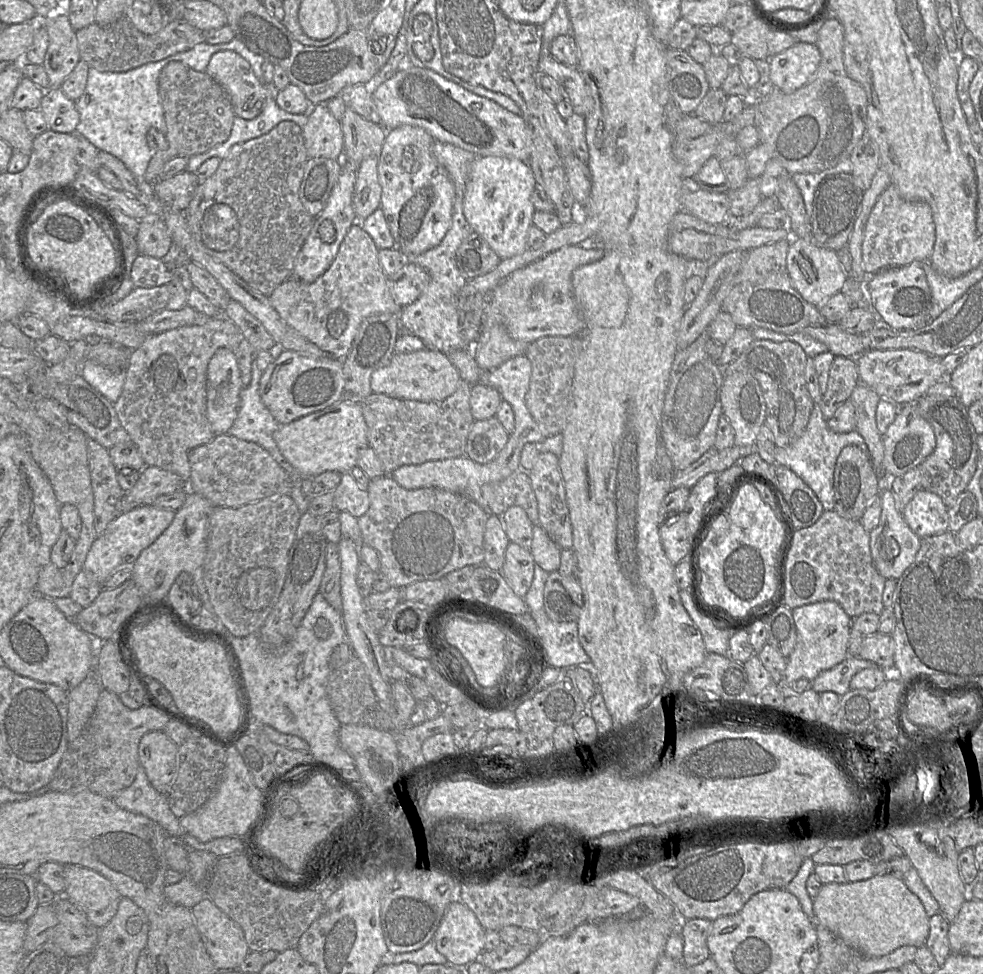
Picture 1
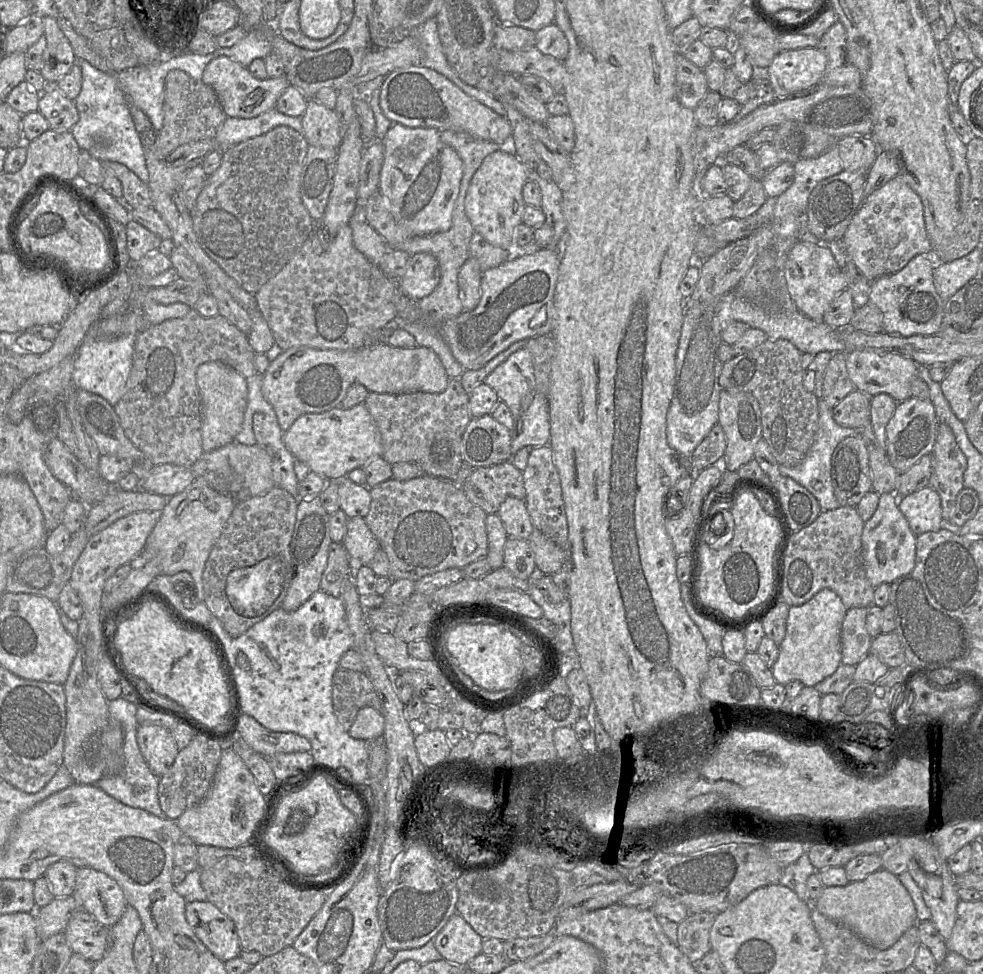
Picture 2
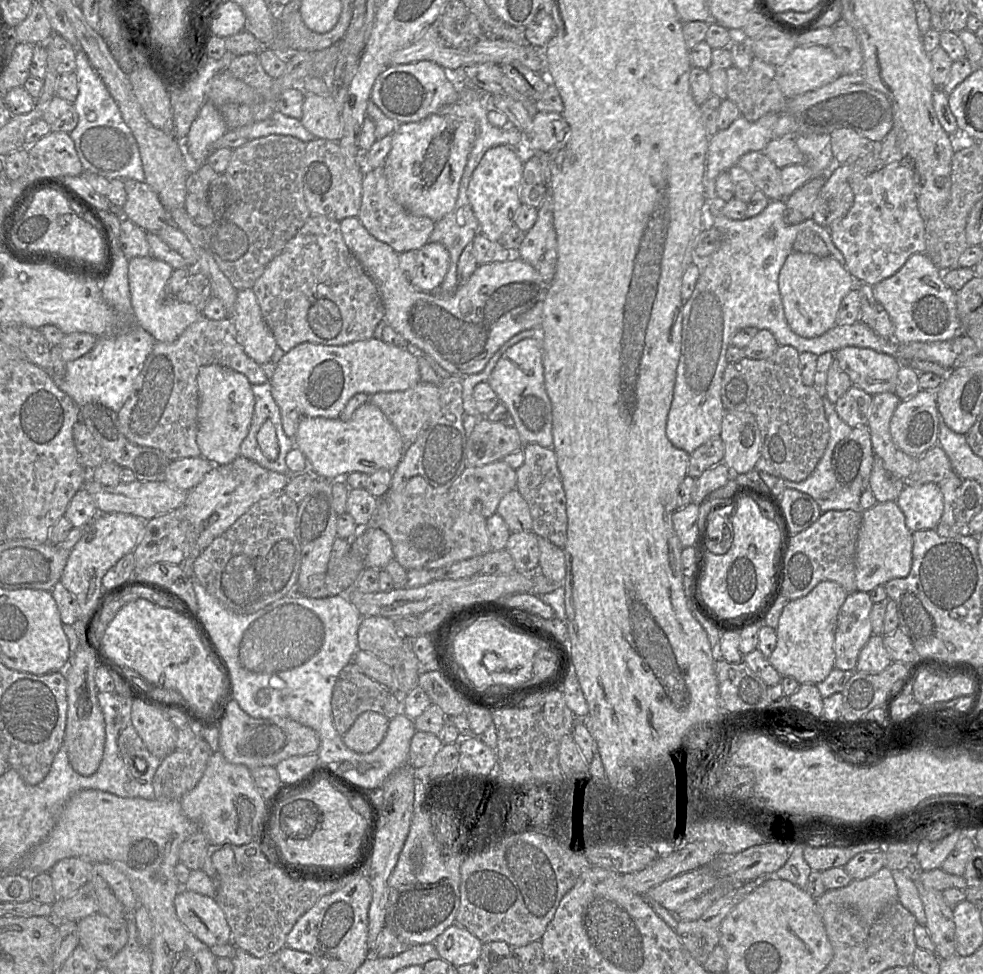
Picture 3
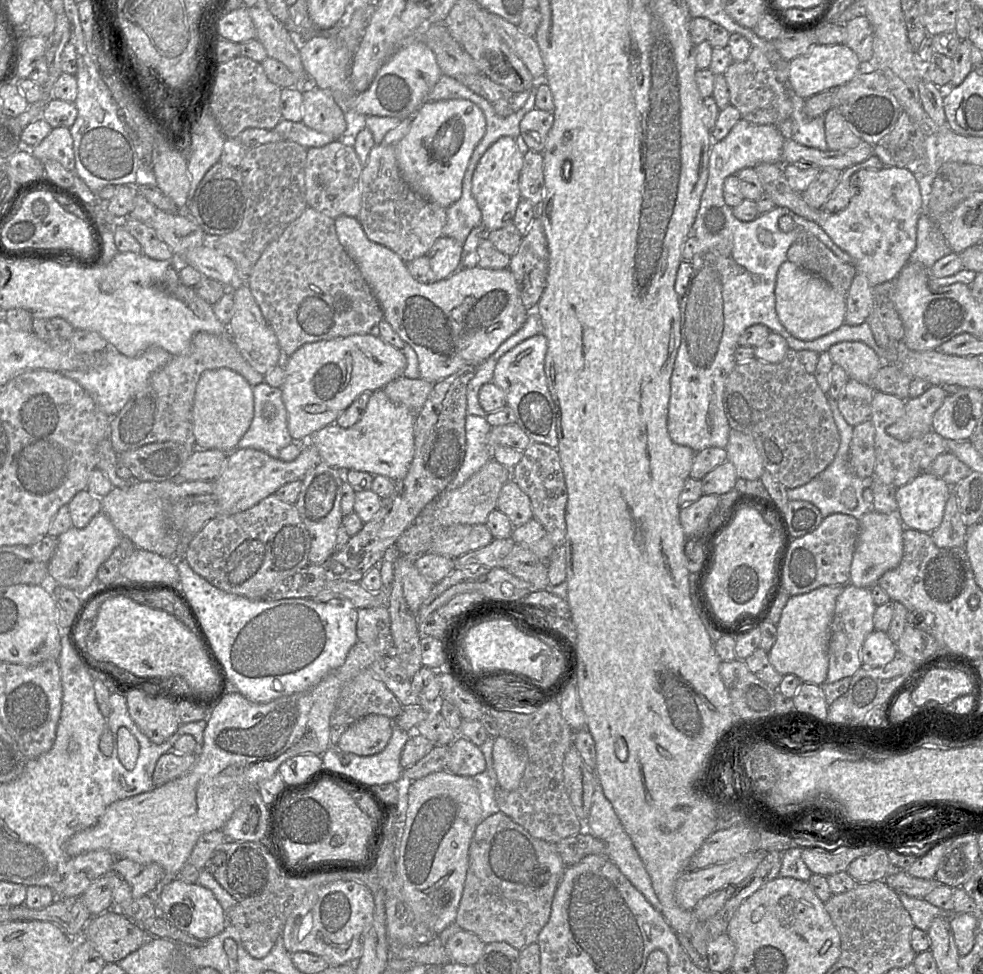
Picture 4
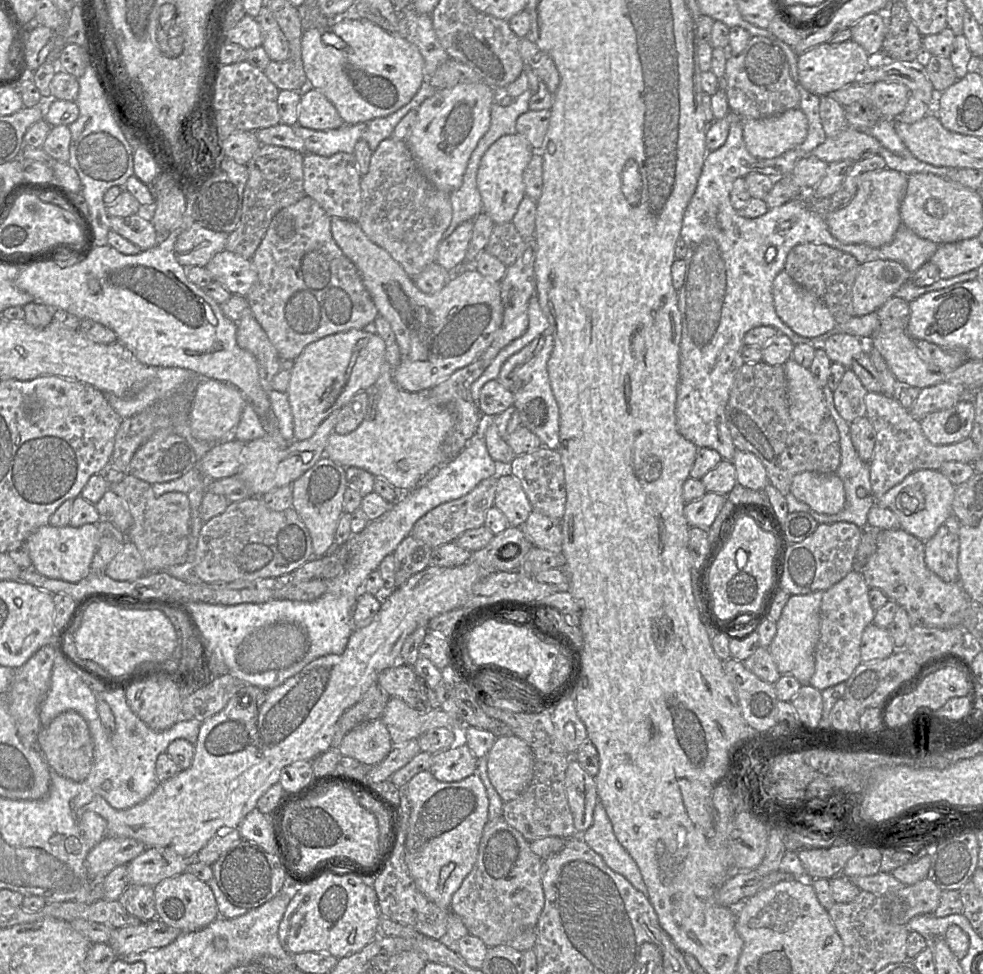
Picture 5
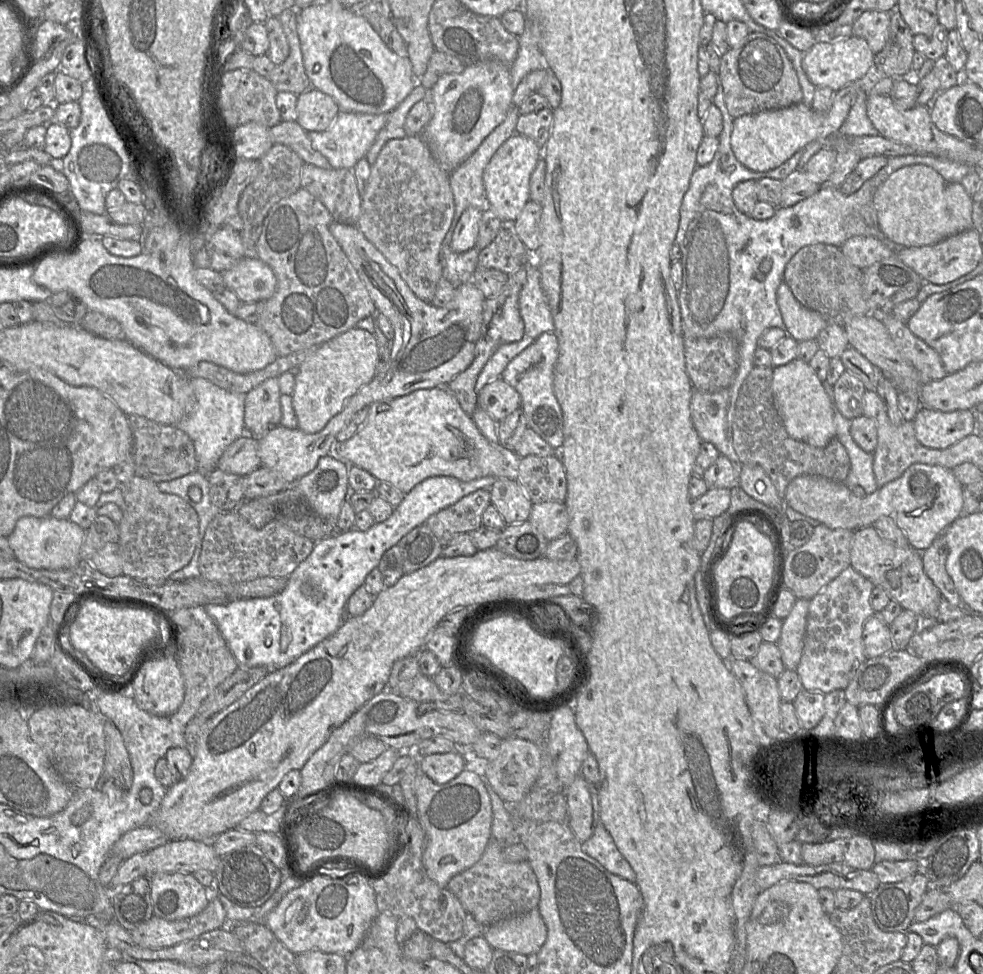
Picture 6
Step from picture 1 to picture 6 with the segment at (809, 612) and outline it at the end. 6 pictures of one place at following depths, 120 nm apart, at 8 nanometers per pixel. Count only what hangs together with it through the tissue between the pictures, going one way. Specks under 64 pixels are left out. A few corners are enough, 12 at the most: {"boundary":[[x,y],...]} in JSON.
{"boundary":[[798,598],[777,645],[785,669],[803,651],[810,600]]}

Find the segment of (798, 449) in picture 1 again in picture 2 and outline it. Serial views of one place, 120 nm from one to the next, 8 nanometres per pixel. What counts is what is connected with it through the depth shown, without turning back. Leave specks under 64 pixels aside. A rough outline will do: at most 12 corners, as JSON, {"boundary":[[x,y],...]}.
{"boundary":[[818,399],[818,429],[803,461],[779,465],[818,501],[821,511],[840,507],[831,480],[831,457],[846,437]]}

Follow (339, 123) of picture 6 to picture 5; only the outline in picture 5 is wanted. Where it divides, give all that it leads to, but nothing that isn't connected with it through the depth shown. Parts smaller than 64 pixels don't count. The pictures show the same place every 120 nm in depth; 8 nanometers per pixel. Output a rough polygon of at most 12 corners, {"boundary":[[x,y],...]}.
{"boundary":[[367,123],[330,130],[292,125],[306,152],[330,157],[353,153]]}

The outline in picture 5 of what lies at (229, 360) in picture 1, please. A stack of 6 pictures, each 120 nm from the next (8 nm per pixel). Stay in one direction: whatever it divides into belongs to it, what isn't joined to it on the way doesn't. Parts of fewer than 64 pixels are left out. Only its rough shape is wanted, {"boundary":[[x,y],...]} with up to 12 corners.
{"boundary":[[201,380],[189,411],[192,435],[222,442],[247,399],[230,384]]}

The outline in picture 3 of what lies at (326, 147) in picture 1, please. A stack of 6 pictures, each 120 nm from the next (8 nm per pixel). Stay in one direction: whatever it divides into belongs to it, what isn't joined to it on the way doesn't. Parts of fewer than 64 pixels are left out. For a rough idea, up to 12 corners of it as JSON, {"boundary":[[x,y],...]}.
{"boundary":[[305,94],[300,121],[315,138],[339,142],[331,95]]}

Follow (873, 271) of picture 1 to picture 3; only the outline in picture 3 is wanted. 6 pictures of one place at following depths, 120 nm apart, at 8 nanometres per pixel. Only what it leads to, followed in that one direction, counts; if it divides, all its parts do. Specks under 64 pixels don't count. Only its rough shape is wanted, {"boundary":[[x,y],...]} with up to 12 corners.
{"boundary":[[906,163],[851,179],[830,228],[856,282],[891,277],[925,253]]}

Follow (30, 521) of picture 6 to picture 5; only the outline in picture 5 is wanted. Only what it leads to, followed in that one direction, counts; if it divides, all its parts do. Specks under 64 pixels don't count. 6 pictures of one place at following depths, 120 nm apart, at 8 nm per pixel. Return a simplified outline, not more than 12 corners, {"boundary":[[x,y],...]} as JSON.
{"boundary":[[46,524],[29,535],[36,572],[78,582],[91,572],[97,524]]}

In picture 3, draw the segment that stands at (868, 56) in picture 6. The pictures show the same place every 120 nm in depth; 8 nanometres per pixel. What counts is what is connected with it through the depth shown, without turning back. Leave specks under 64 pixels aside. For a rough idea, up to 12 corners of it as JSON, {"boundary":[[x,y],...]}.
{"boundary":[[796,46],[776,67],[787,99],[842,75],[831,47]]}

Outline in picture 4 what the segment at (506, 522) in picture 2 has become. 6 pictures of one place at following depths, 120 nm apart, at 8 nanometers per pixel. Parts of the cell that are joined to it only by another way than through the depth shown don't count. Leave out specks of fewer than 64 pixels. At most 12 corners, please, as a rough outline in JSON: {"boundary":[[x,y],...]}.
{"boundary":[[512,478],[497,509],[514,528],[533,518],[529,497]]}

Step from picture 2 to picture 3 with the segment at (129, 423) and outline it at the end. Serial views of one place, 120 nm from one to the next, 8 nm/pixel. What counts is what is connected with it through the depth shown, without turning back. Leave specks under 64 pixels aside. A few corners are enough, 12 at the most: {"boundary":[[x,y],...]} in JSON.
{"boundary":[[230,317],[156,341],[117,413],[171,462],[201,456],[196,378],[210,364],[269,381]]}

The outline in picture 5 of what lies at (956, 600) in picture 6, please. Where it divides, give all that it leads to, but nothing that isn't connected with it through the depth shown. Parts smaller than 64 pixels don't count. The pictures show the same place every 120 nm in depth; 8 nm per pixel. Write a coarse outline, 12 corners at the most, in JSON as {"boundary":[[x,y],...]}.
{"boundary":[[952,514],[925,542],[927,567],[959,582],[961,523]]}

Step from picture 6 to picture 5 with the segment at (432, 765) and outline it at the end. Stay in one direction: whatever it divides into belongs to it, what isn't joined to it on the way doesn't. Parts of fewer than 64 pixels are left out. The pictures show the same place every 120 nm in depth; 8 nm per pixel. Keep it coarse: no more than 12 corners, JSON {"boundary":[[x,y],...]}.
{"boundary":[[467,745],[433,755],[429,772],[459,782],[476,772]]}

